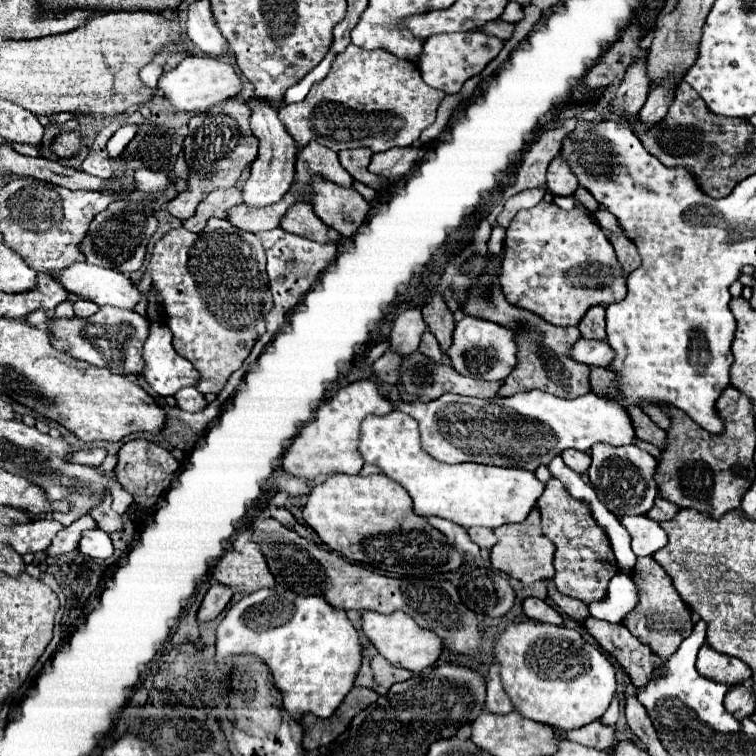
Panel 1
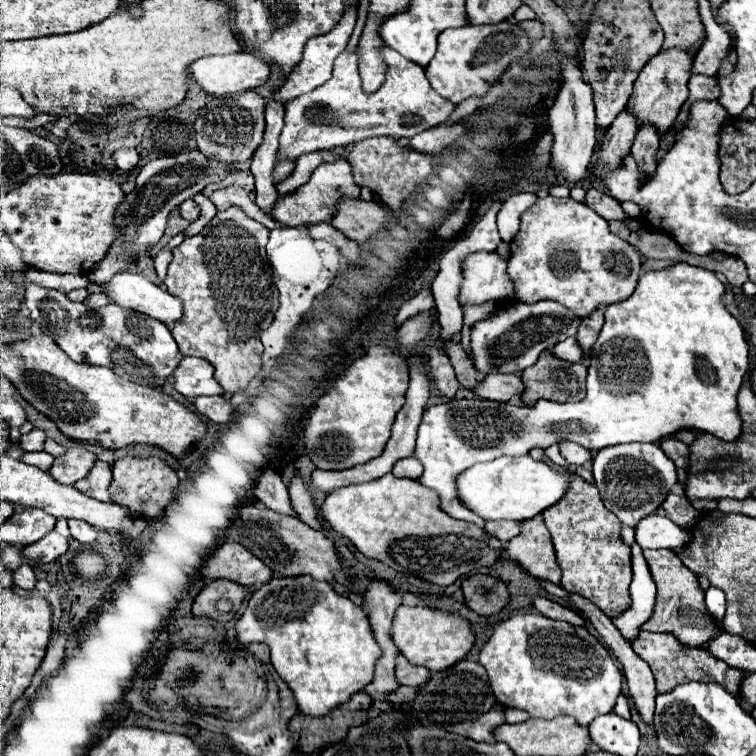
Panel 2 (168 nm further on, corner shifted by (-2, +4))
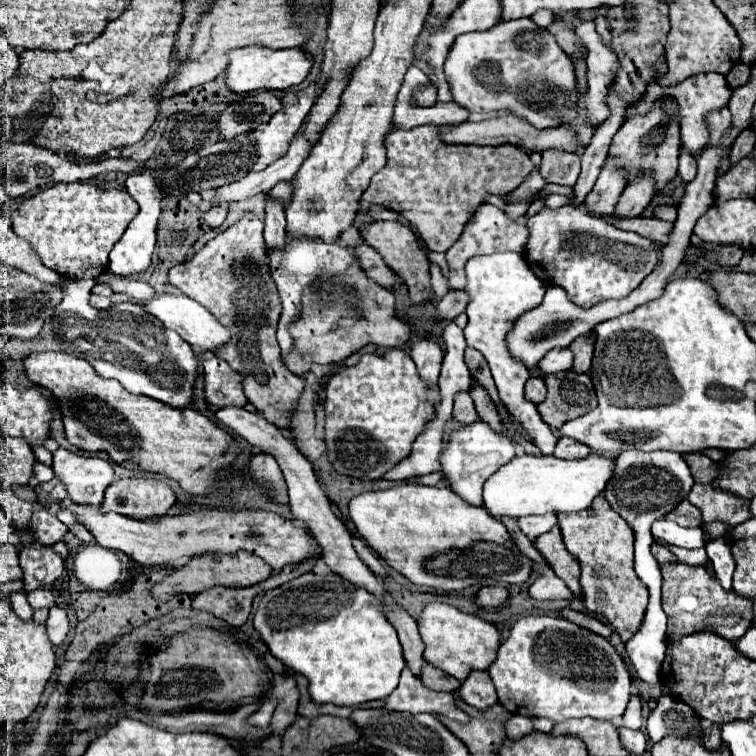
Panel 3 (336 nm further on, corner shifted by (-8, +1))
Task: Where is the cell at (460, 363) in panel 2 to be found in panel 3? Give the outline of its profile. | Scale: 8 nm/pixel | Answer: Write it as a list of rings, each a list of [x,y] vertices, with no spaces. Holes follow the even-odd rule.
[[[474,384],[474,388],[470,390],[470,396],[472,396],[474,404],[476,404],[476,410],[478,410],[480,420],[486,420],[486,424],[492,426],[494,432],[502,432],[502,434],[506,434],[506,430],[504,430],[504,426],[502,426],[502,422],[500,422],[498,410],[496,410],[494,402],[490,400],[488,392],[486,392],[482,386]]]

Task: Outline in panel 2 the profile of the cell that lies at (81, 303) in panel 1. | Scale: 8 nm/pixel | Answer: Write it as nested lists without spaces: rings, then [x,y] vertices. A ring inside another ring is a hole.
[[[90,293],[86,299],[84,299],[84,305],[90,307],[90,309],[100,309],[104,305],[108,305],[110,299],[104,295],[104,293]]]

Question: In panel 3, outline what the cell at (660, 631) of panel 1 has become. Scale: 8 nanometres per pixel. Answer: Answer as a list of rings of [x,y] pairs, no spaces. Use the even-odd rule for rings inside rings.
[[[652,544],[652,554],[662,570],[662,606],[668,616],[668,640],[680,640],[682,636],[710,630],[726,640],[738,640],[752,626],[754,610],[748,598],[724,590],[720,580],[714,578],[704,566],[688,566],[680,562],[668,548]]]

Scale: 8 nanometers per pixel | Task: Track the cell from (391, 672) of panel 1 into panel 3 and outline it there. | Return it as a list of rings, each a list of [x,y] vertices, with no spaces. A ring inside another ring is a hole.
[[[430,664],[424,666],[420,680],[422,680],[422,684],[424,684],[426,688],[430,688],[430,690],[436,690],[436,692],[450,692],[450,694],[458,692],[458,684],[462,684],[460,680],[452,678],[450,674],[446,674],[446,672],[438,670],[436,666],[430,666]]]

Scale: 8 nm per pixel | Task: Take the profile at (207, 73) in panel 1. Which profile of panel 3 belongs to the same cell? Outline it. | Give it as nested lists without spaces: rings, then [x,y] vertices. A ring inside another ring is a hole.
[[[248,46],[248,48],[232,50],[228,58],[230,64],[226,68],[226,84],[236,94],[252,92],[252,90],[286,90],[290,86],[300,84],[310,74],[314,64],[314,58],[304,48],[270,50],[266,46]]]

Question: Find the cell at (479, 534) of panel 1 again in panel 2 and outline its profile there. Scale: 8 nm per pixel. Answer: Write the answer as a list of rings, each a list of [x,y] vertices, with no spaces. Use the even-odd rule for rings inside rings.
[[[486,521],[484,531],[502,543],[508,543],[512,539],[512,535],[518,535],[518,531],[520,531],[518,525],[520,525],[518,521]]]

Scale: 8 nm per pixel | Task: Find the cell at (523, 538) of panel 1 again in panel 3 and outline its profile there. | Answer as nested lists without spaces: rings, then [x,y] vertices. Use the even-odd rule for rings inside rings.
[[[554,526],[550,532],[546,532],[540,538],[536,538],[534,546],[546,558],[546,562],[552,566],[556,576],[566,582],[566,586],[572,590],[572,594],[574,596],[582,596],[580,566],[578,566],[578,560],[574,560],[574,556],[566,550],[562,534],[560,534],[560,528]]]

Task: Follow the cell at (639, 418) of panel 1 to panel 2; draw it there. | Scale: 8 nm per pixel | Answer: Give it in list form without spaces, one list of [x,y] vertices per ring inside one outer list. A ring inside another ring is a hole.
[[[664,437],[664,439],[660,439],[658,445],[666,451],[666,455],[674,461],[676,467],[680,467],[680,469],[688,467],[688,445],[678,441],[676,437]]]

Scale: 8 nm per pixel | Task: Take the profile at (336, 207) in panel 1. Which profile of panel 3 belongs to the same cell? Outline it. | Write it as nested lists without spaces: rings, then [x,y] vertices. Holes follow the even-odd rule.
[[[374,222],[374,226],[370,224],[366,230],[360,230],[362,238],[368,246],[372,246],[382,258],[384,262],[400,276],[400,280],[404,280],[408,284],[410,290],[410,298],[414,304],[424,304],[424,302],[432,302],[434,294],[432,294],[432,286],[430,286],[430,272],[428,272],[428,258],[426,258],[426,250],[418,246],[416,234],[400,224],[400,222]]]

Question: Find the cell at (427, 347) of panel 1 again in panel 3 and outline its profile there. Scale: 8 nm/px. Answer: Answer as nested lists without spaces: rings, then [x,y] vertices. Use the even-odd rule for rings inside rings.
[[[458,392],[456,400],[454,400],[454,418],[458,420],[458,424],[472,424],[478,420],[478,414],[476,414],[470,394]]]

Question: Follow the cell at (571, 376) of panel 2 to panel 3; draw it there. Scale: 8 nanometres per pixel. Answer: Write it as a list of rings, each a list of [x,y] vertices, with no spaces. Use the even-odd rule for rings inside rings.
[[[566,370],[544,376],[544,382],[548,386],[548,396],[542,404],[538,404],[538,412],[552,428],[588,414],[598,406],[596,392],[588,374],[574,374],[572,370]]]

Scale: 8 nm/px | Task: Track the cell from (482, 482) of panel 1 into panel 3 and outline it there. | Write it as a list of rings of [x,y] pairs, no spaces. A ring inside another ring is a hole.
[[[590,452],[588,458],[580,460],[560,460],[556,456],[514,456],[504,464],[492,478],[484,484],[484,508],[500,516],[532,516],[546,512],[580,512],[586,510],[592,500],[604,492],[608,480],[612,478],[616,458]]]

